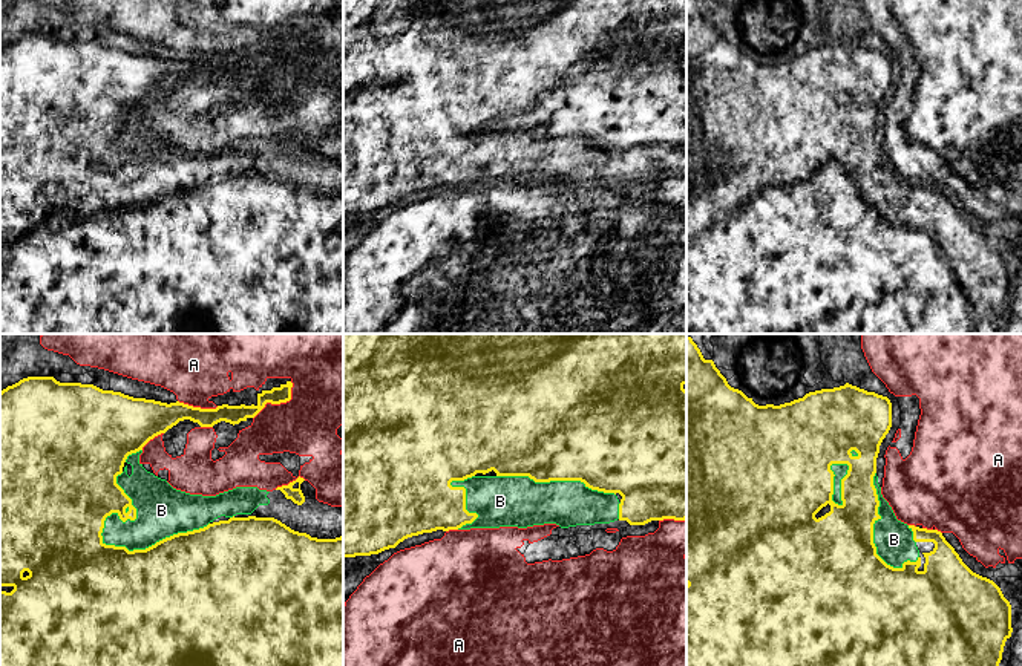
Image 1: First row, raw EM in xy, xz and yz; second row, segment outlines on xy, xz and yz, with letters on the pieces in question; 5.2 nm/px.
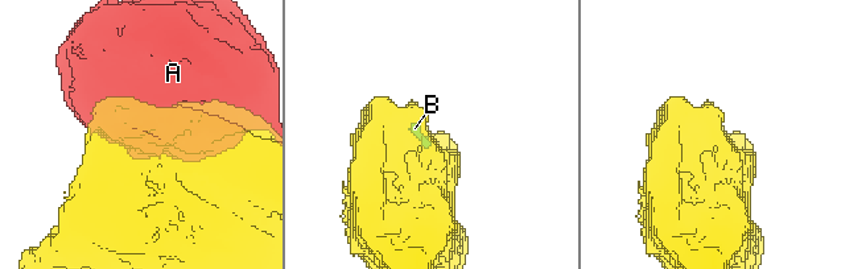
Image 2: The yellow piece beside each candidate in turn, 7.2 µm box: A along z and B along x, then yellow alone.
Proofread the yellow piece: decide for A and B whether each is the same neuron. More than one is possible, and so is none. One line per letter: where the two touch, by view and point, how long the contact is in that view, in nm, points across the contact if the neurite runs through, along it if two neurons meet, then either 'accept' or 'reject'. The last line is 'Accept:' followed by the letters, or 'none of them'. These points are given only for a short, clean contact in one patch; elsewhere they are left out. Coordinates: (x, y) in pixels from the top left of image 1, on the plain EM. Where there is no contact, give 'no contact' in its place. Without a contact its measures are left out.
A: contact xy (278, 60); length 280 nm; reject
B: contact xy (152, 202); length 600 nm; accept
Accept: B

